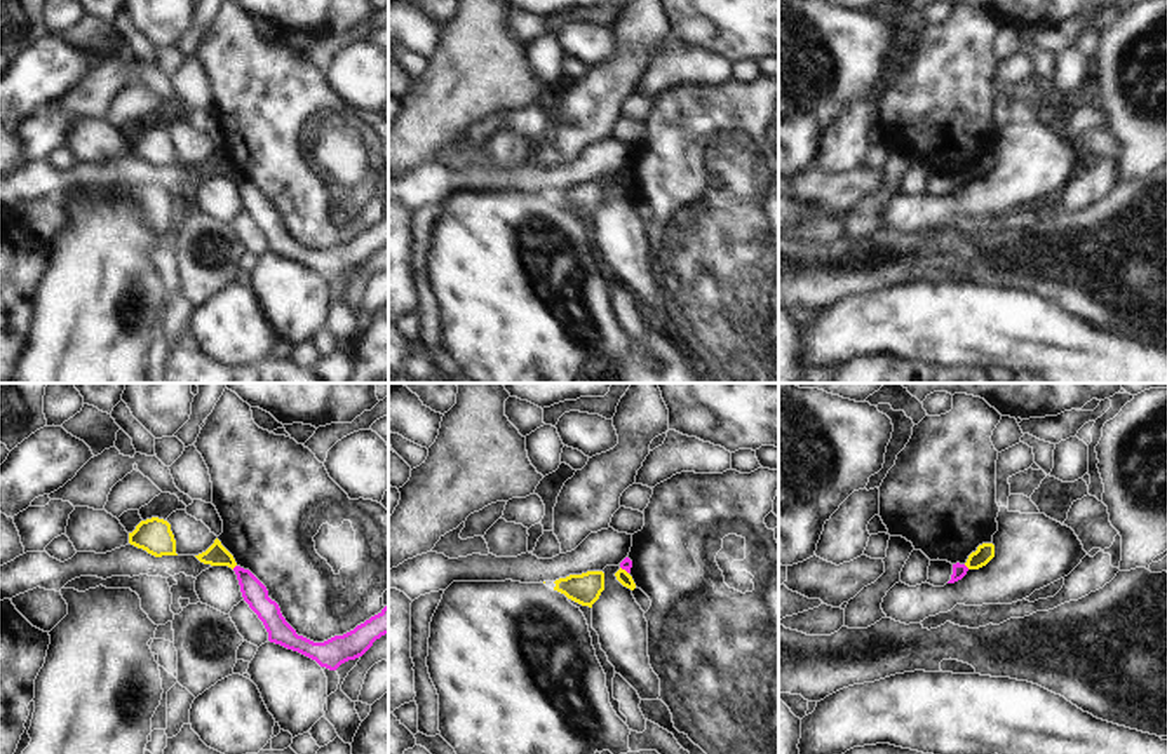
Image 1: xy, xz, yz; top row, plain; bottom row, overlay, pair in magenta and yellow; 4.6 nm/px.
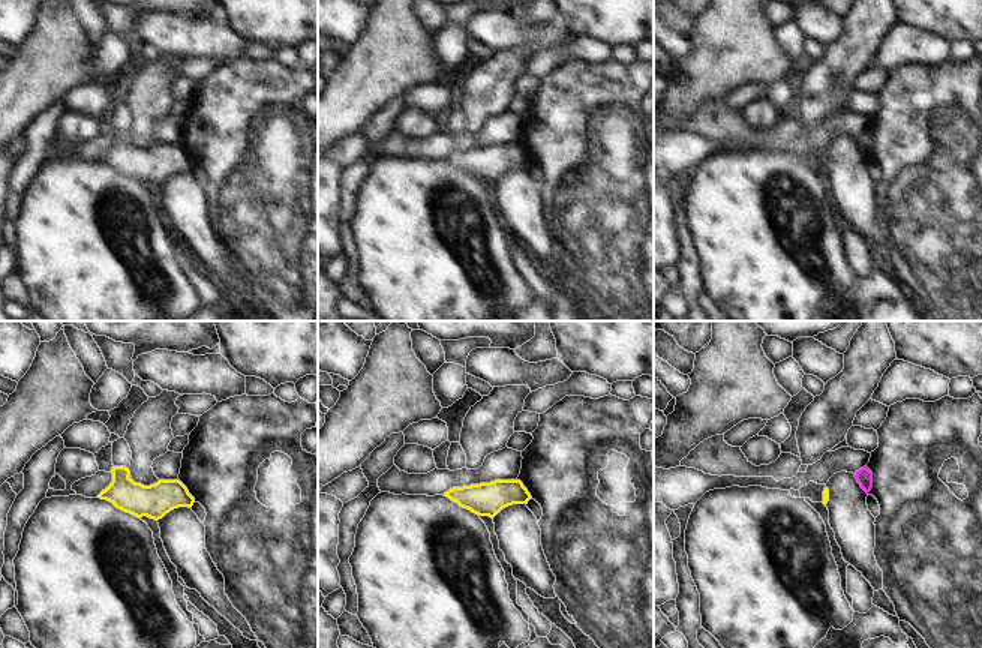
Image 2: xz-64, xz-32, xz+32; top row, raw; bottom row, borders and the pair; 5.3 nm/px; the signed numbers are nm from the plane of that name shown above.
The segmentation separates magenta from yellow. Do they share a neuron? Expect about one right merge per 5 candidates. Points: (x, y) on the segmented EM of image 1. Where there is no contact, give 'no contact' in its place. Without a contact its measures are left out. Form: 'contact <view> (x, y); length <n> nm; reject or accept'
contact yz (965, 566); length 40 nm; reject

